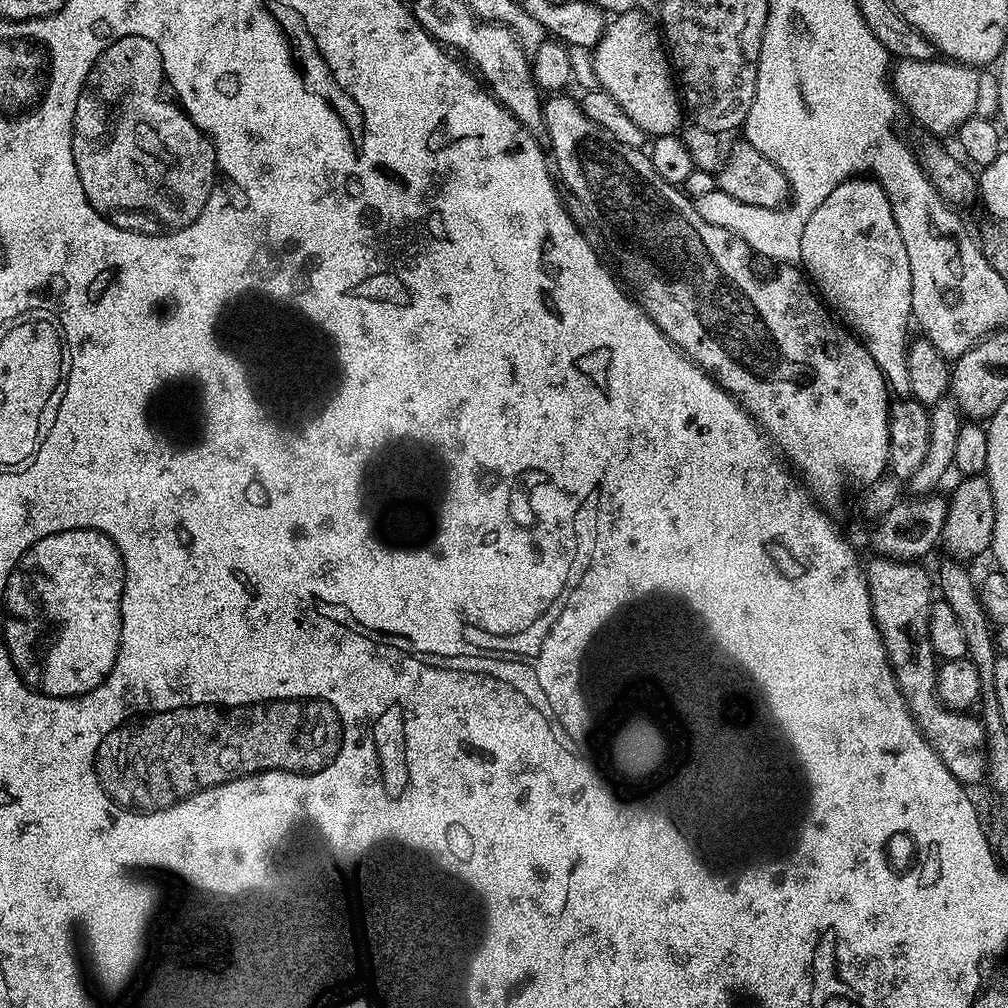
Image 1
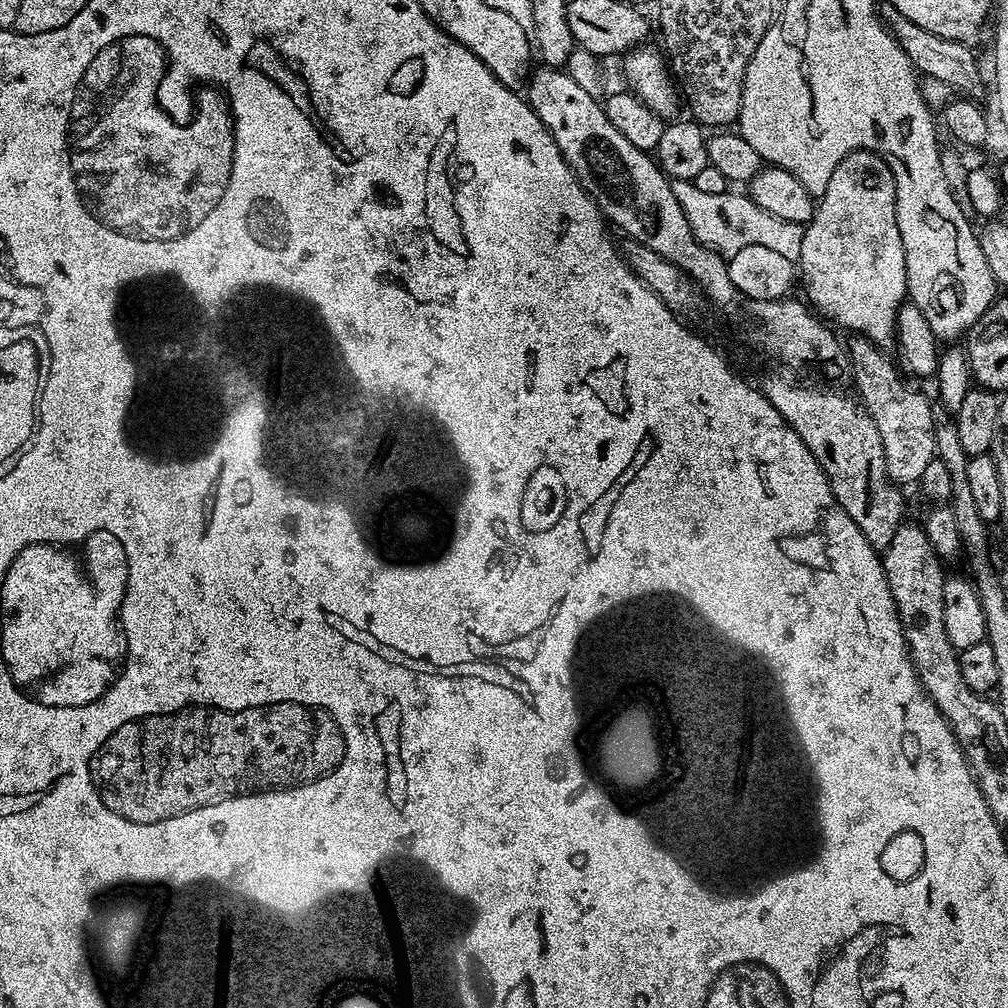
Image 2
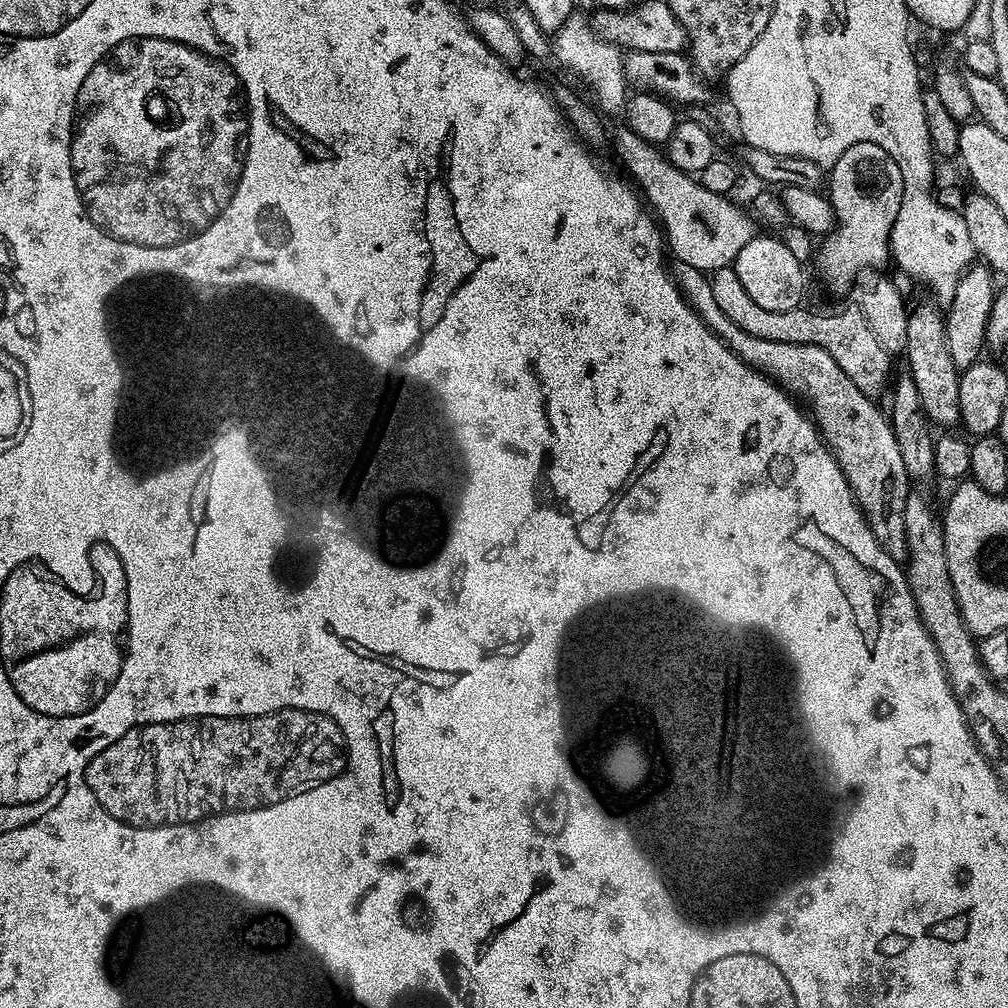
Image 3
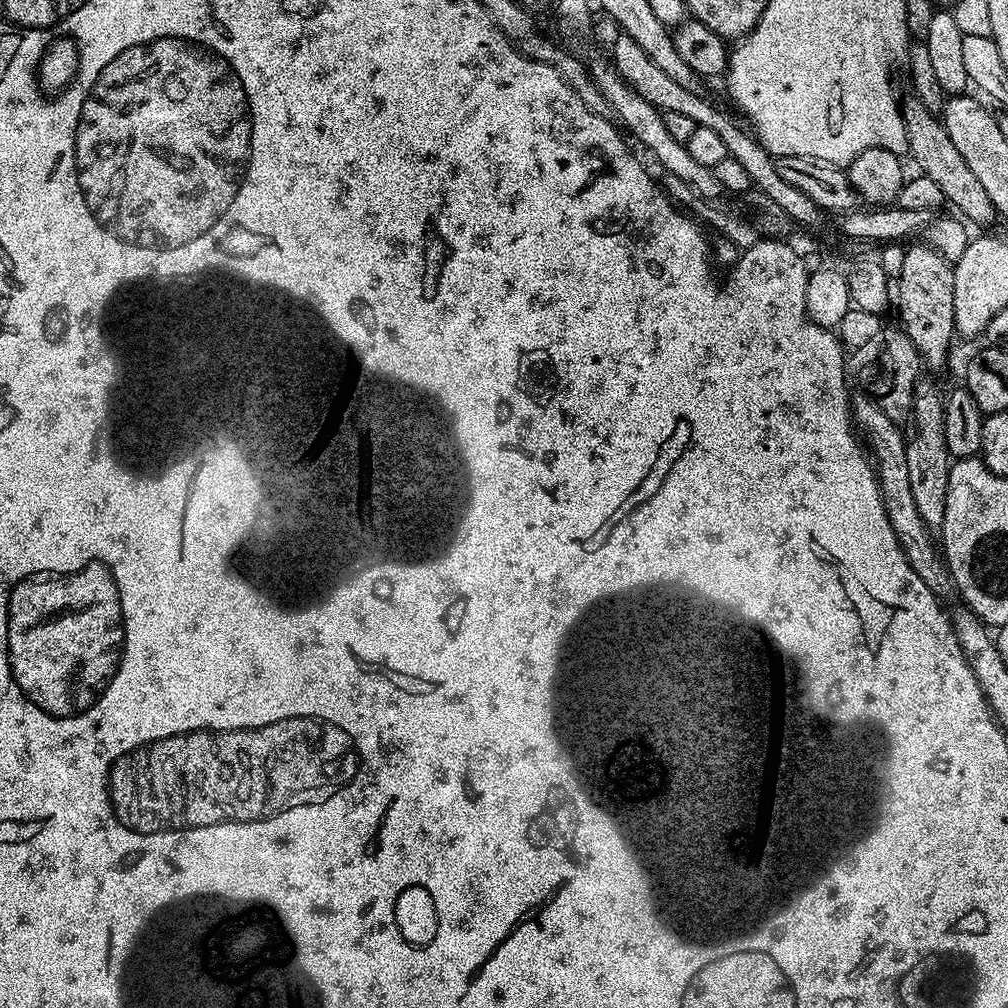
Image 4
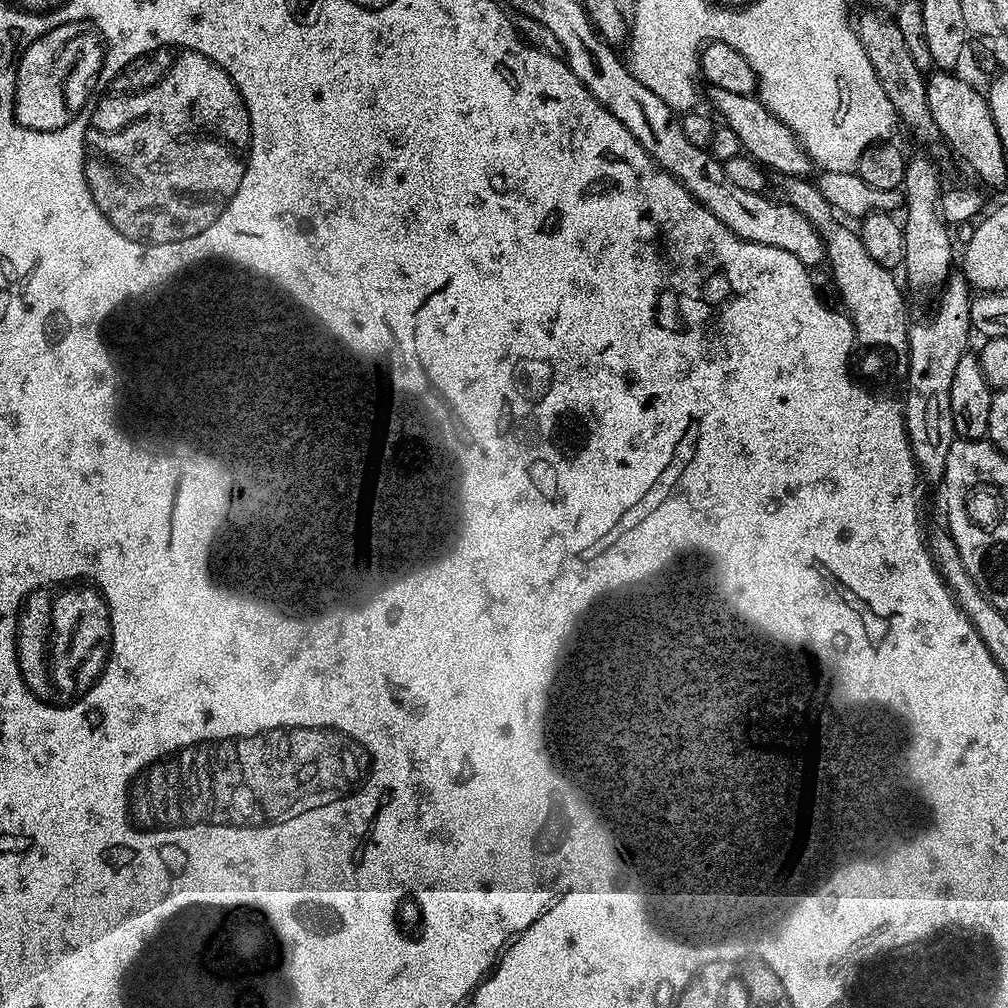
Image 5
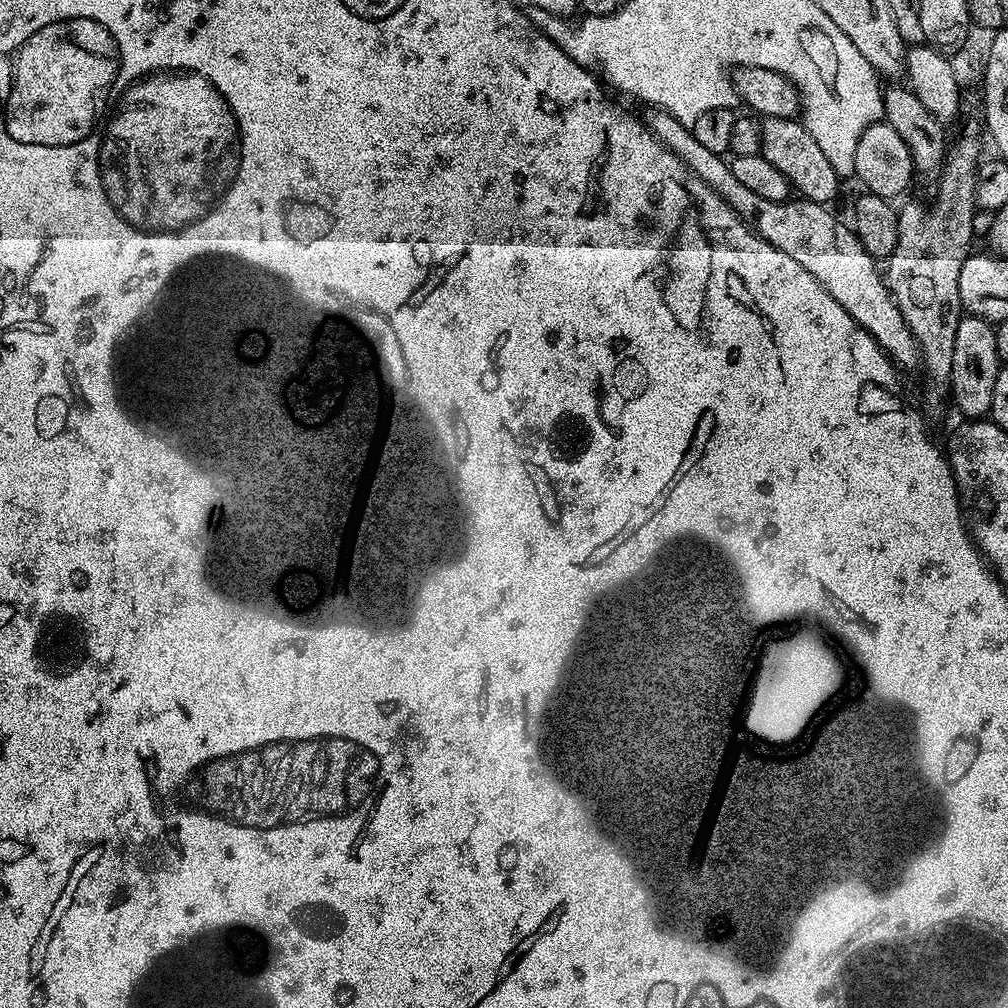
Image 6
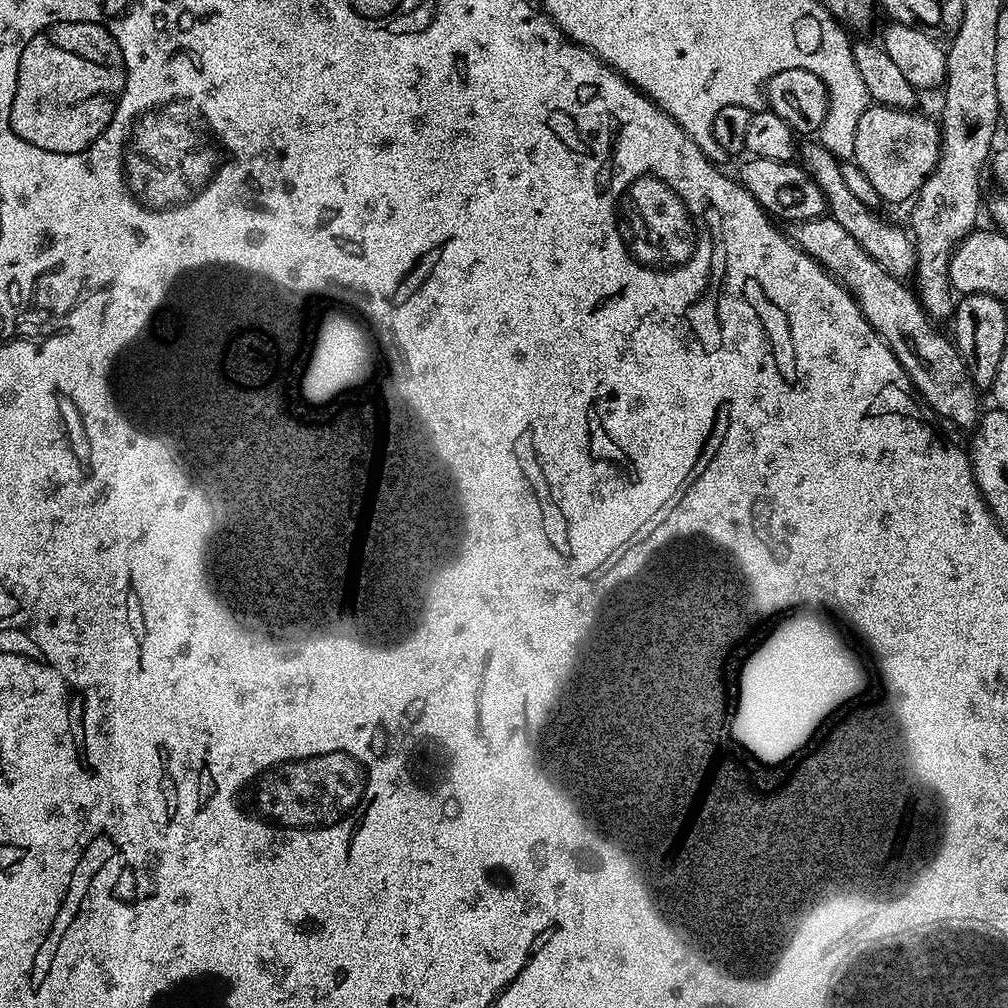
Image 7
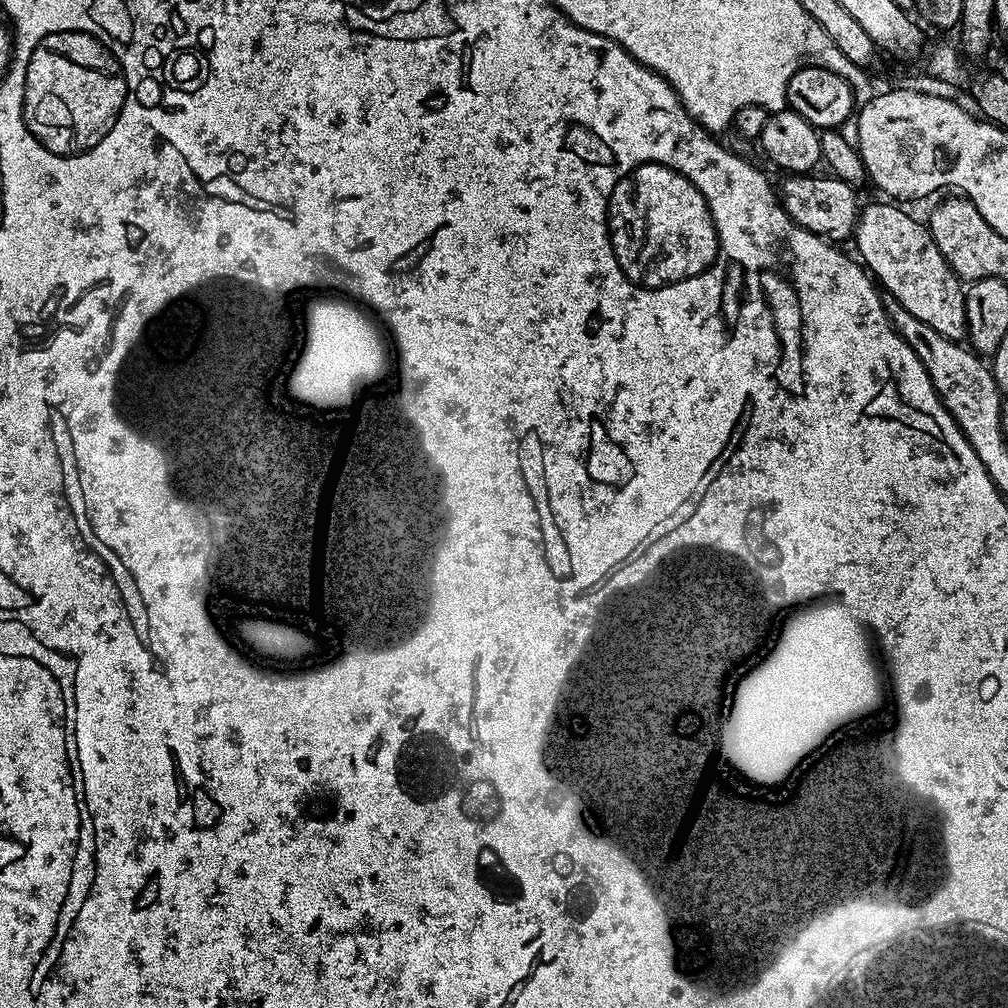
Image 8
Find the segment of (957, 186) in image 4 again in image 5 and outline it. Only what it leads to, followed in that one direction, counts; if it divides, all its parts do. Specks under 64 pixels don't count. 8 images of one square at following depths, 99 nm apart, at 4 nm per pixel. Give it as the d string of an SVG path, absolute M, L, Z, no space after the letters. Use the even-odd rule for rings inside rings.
M864 12L855 17L856 36L866 50L866 58L870 58L870 66L874 66L874 74L878 74L878 86L882 86L886 98L890 98L890 106L894 106L899 123L904 124L924 144L932 144L941 139L938 126L934 126L934 118L930 118L930 104L926 102L926 76L914 66L910 58L909 48L891 15L883 16L880 12Z

